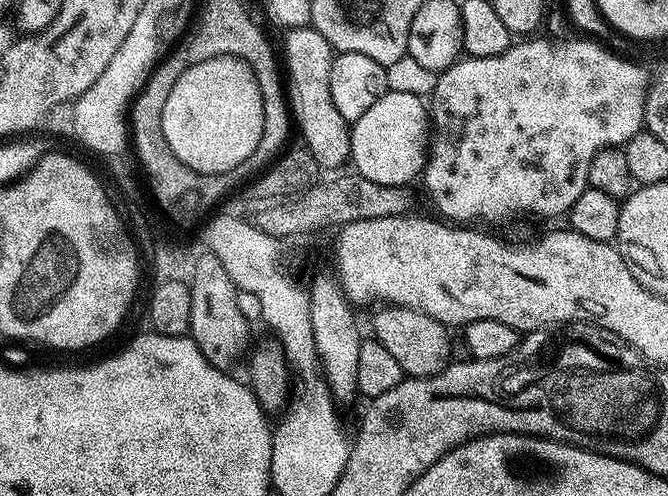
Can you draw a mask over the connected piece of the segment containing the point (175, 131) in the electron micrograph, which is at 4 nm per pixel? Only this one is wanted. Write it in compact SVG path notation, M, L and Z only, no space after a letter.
M215 56L198 66L184 68L182 78L174 82L166 104L162 106L162 134L174 154L187 168L202 175L222 175L234 170L254 154L254 146L262 138L262 90L252 67L237 56Z

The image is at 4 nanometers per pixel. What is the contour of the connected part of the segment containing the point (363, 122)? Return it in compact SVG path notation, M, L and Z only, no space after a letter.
M387 91L351 129L350 164L359 175L370 178L370 182L398 188L411 185L411 180L423 173L430 147L430 112L421 97Z

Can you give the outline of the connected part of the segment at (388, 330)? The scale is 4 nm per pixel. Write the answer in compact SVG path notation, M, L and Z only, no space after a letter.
M393 303L380 307L372 316L371 335L379 344L386 346L398 366L402 366L405 377L433 376L448 367L452 336L445 325L430 318L430 314L419 312L417 308L403 308Z

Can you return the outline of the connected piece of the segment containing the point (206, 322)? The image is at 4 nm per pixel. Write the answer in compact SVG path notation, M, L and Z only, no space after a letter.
M206 250L194 264L189 288L191 290L190 338L211 365L216 369L231 371L250 342L250 328L252 328L250 321L239 311L238 287L226 273L226 268L217 254Z

